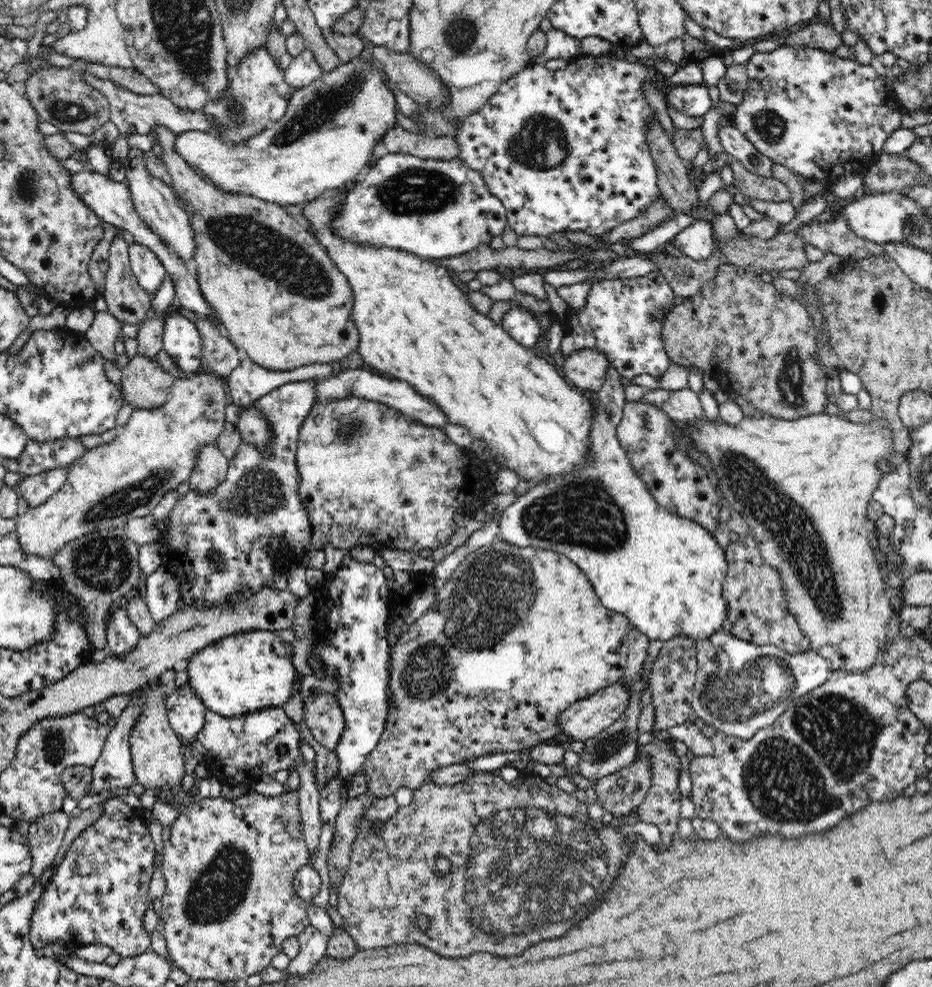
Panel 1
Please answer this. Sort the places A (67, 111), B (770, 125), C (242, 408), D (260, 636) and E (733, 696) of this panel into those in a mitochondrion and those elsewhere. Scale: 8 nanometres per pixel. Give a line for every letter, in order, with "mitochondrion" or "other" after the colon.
A: mitochondrion
B: mitochondrion
C: other
D: other
E: mitochondrion

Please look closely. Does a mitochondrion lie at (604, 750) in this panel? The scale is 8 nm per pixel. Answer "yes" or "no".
yes

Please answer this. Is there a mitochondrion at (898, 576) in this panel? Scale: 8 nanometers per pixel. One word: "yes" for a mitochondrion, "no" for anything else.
no

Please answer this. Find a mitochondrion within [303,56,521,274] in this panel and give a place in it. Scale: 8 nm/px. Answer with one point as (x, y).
(412, 191)

